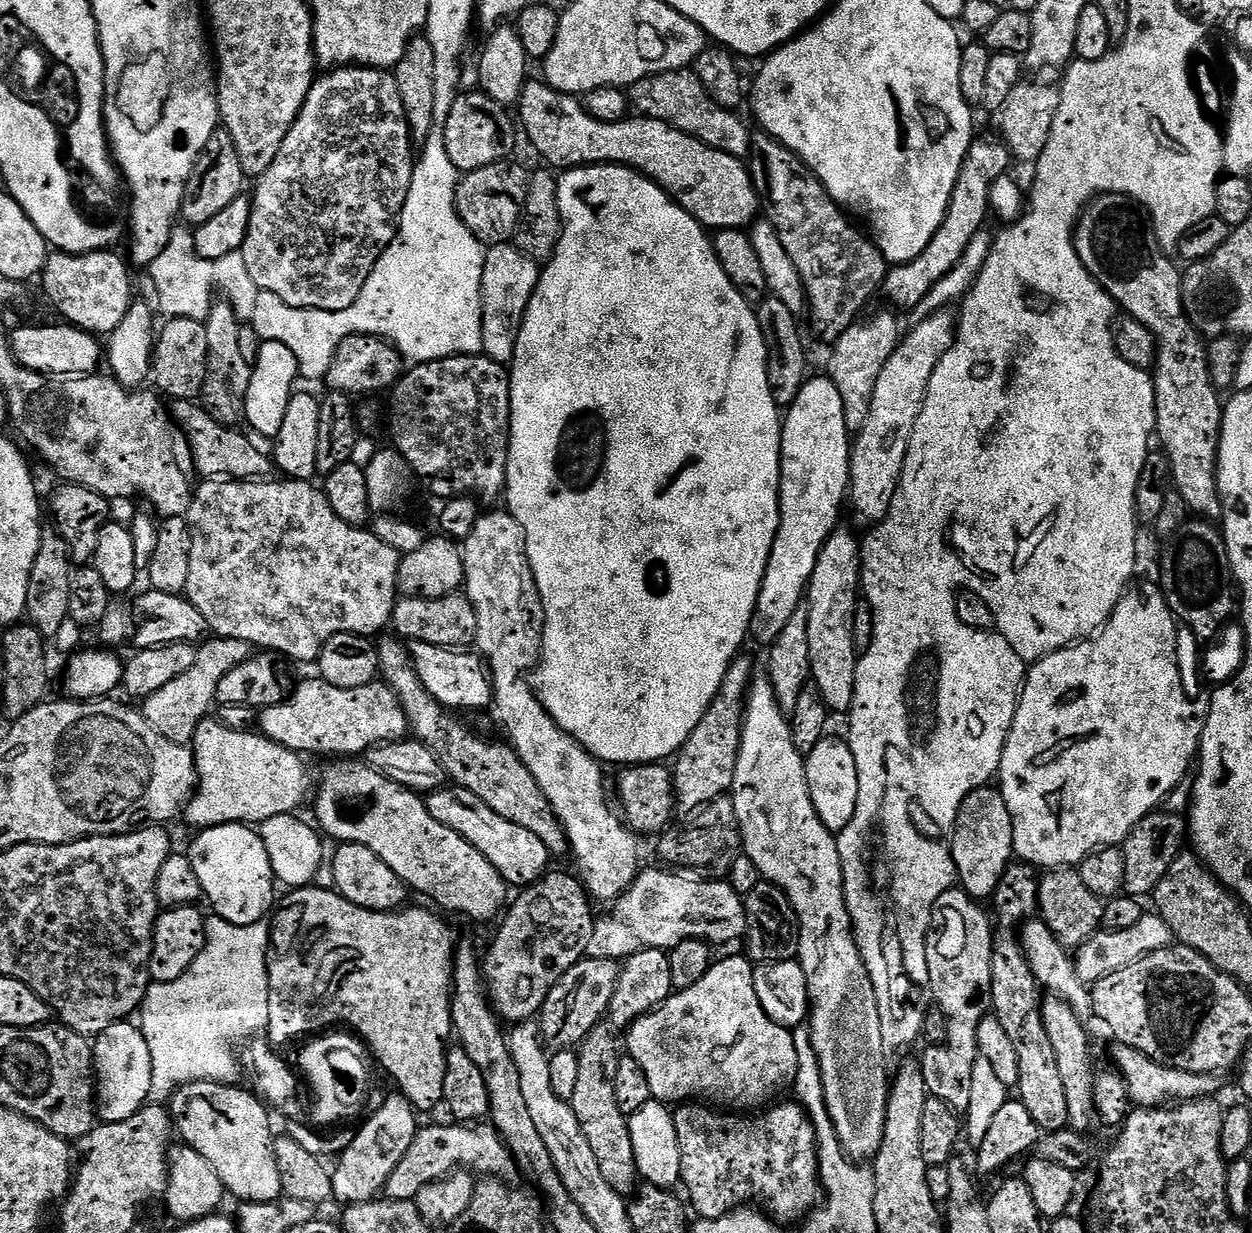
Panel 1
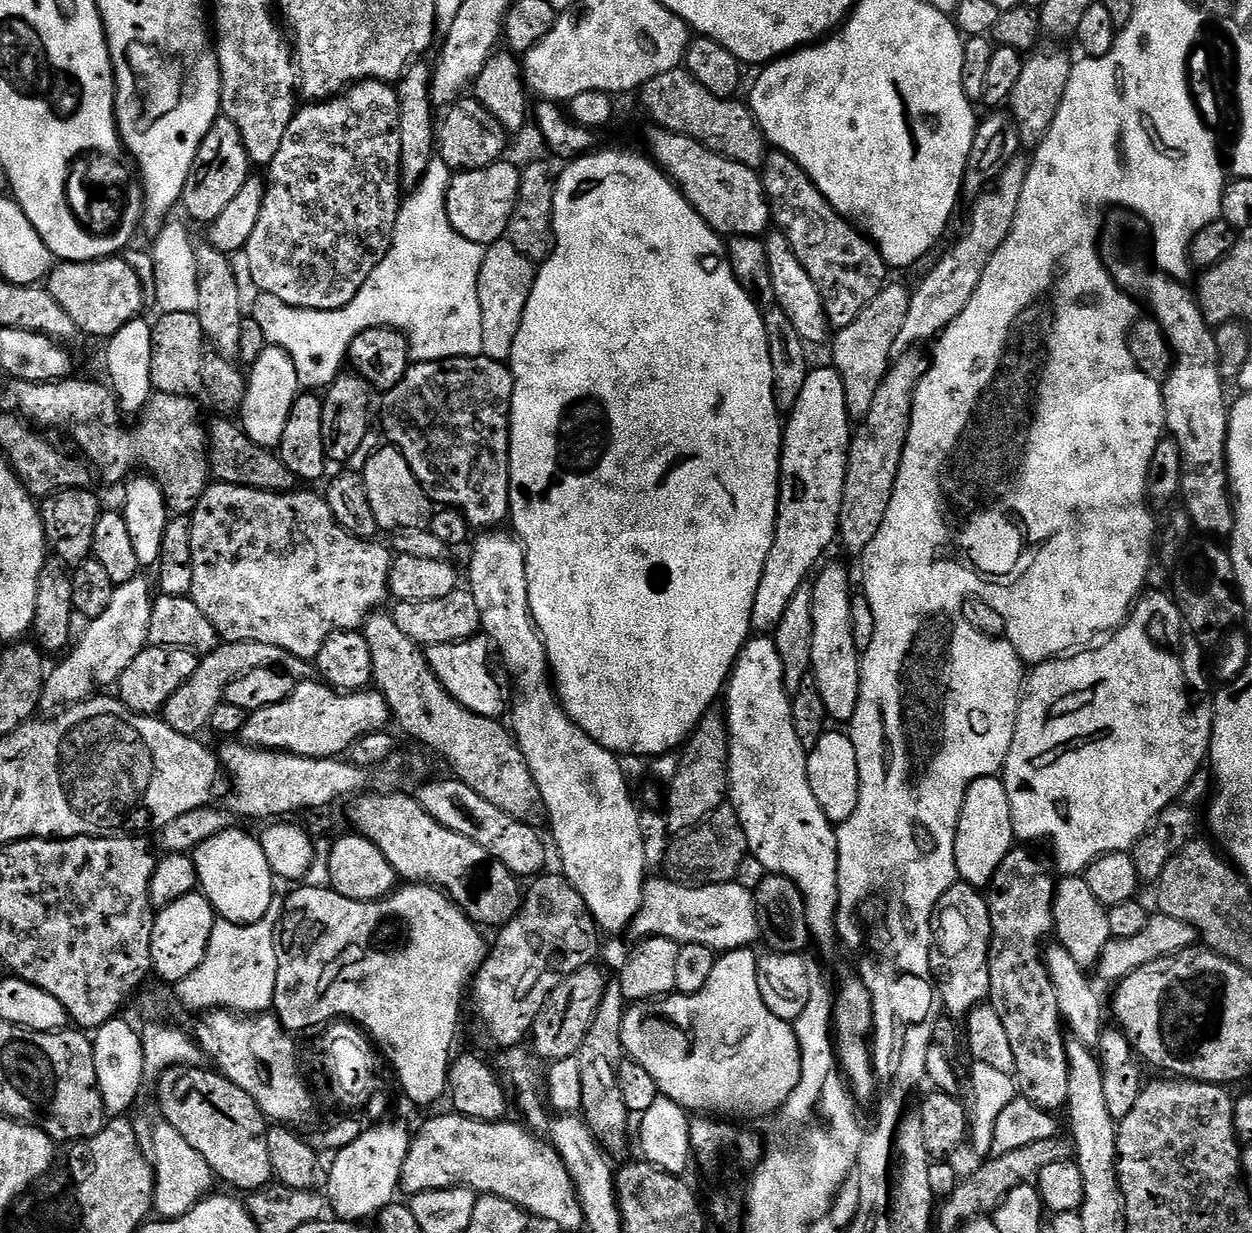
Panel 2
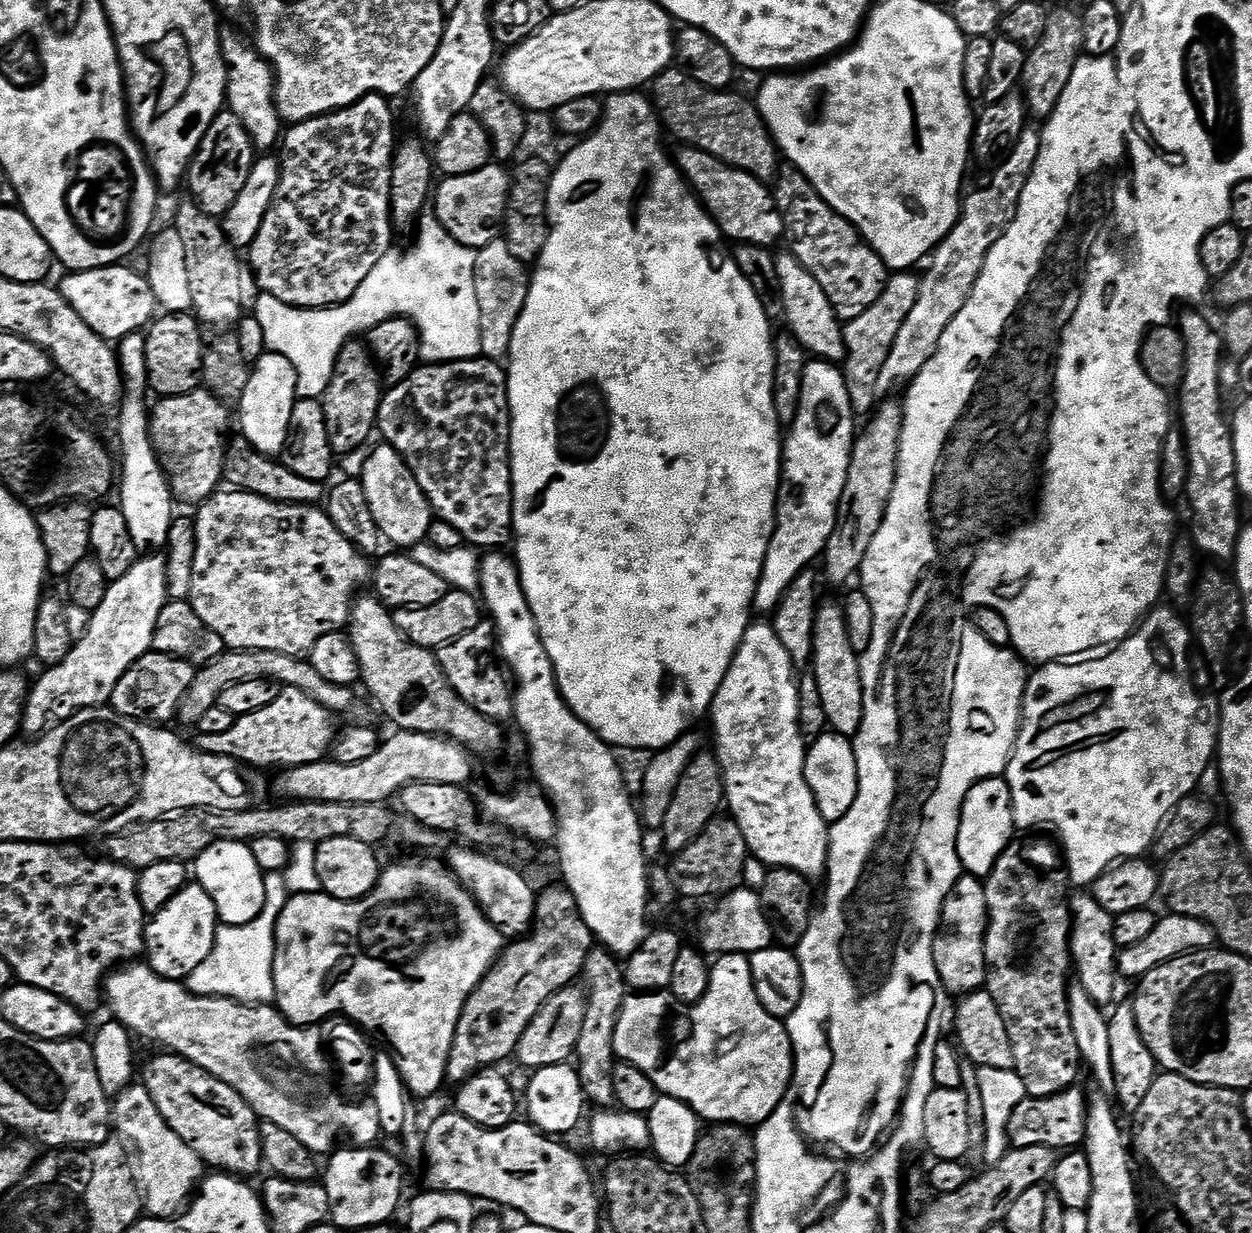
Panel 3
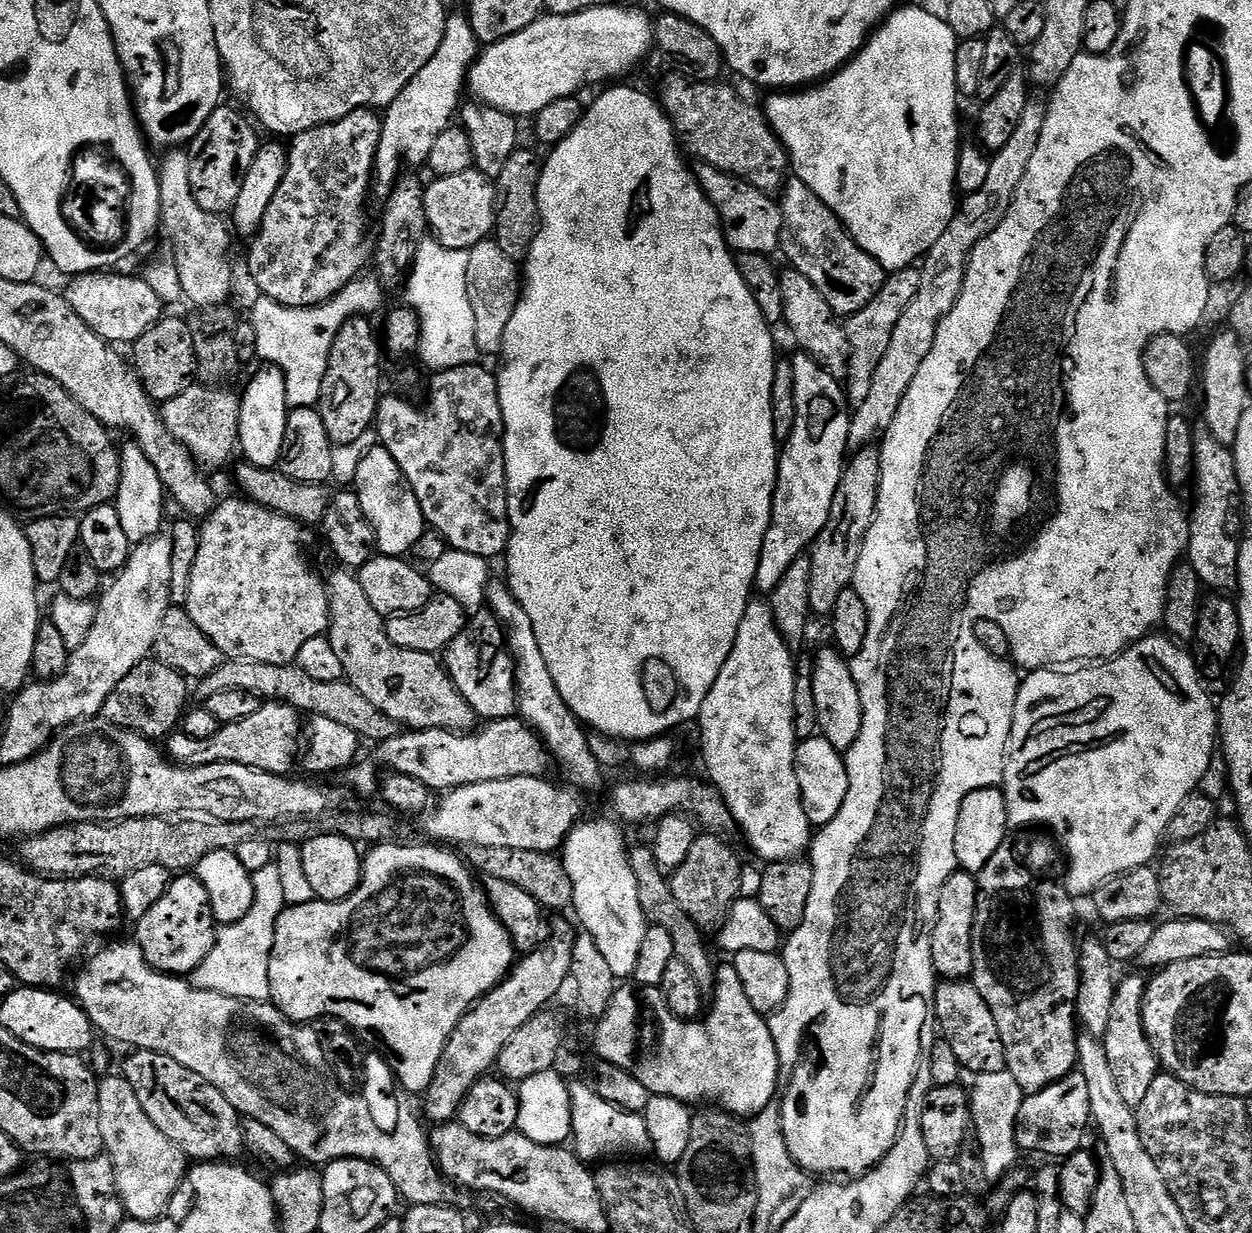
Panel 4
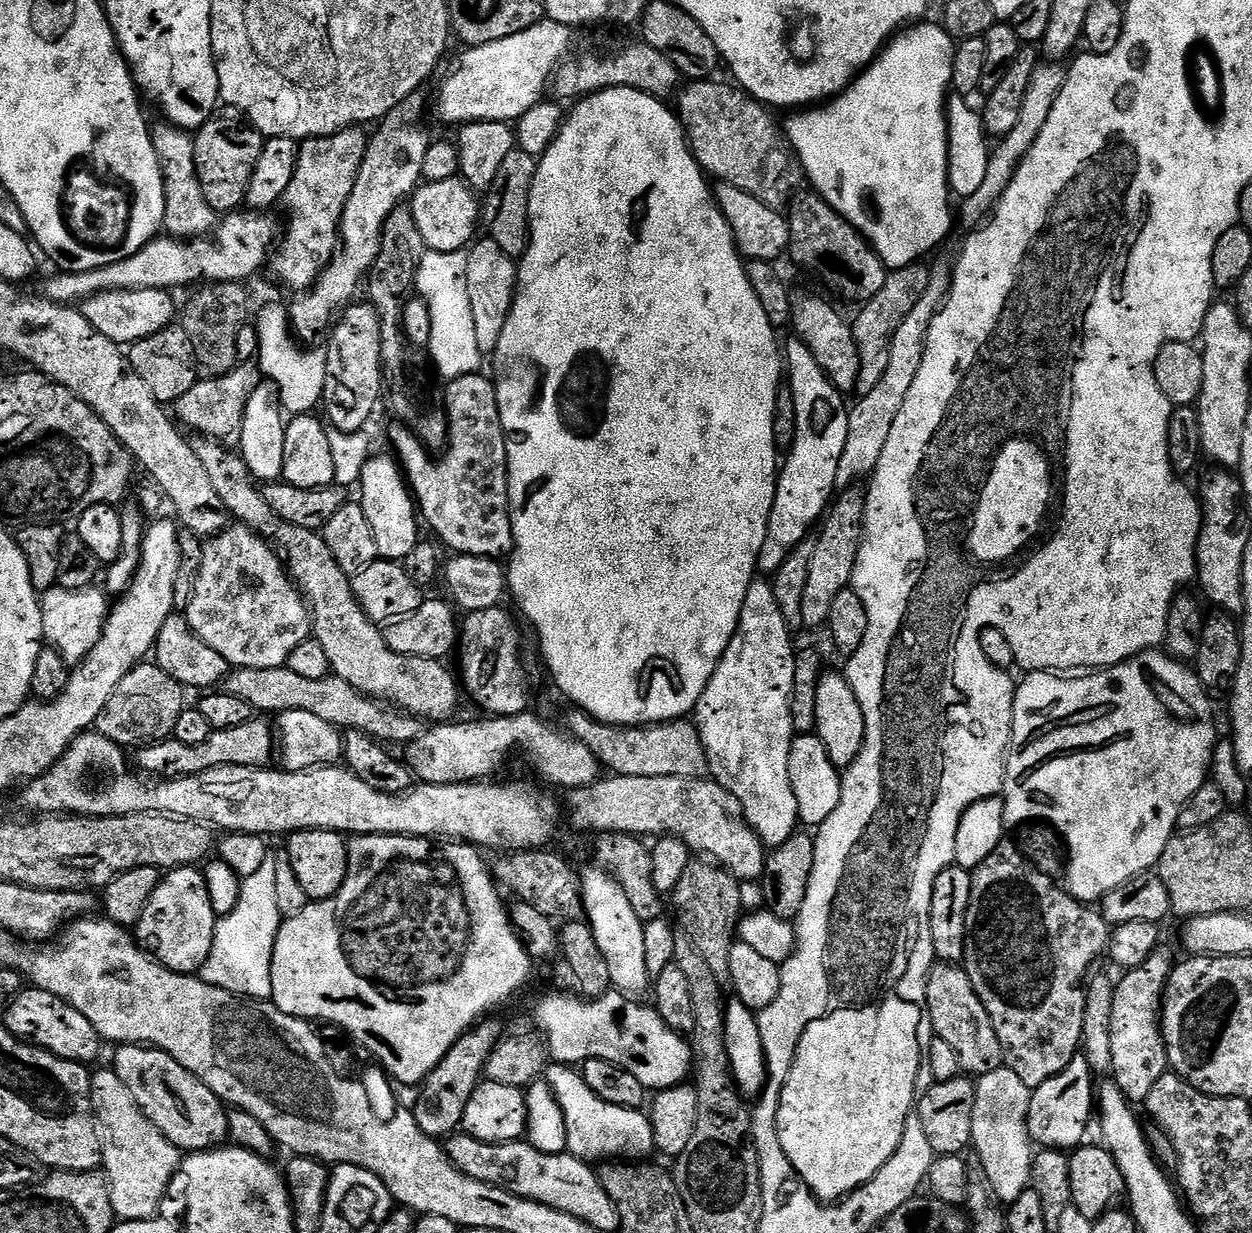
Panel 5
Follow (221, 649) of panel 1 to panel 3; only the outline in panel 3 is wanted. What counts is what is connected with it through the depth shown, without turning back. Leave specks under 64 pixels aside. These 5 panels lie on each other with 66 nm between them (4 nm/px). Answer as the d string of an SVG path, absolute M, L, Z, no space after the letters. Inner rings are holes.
M225 650L217 660L211 660L209 664L203 665L197 671L190 690L180 703L179 723L199 725L200 719L206 715L206 710L219 705L220 695L222 690L226 690L226 686L234 686L238 682L254 682L255 680L270 680L285 688L302 690L307 696L314 698L334 714L352 712L356 708L356 696L352 693L353 689L342 685L332 685L312 668L307 659L278 654L270 650L250 650L249 652Z

